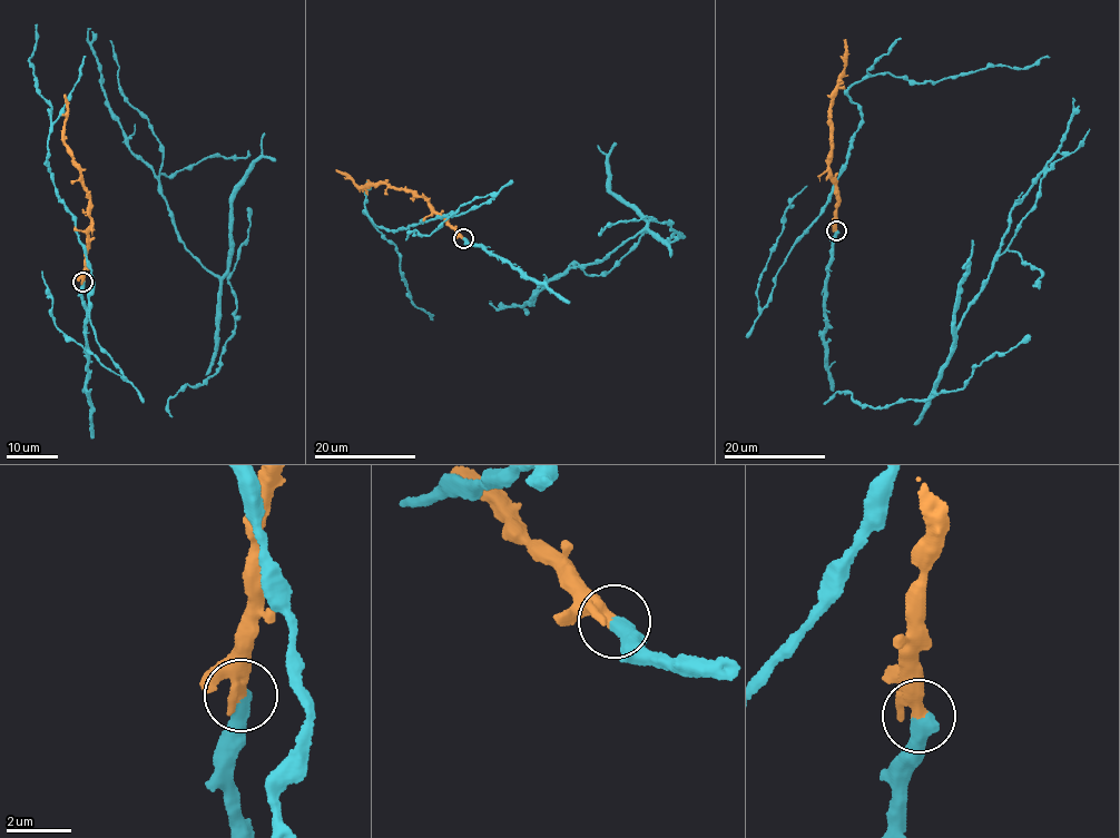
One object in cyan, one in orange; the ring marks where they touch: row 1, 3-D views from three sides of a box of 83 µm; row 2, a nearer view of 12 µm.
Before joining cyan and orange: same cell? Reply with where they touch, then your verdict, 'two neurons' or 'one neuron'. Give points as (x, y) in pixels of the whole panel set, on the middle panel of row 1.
(463, 238) | one neuron

